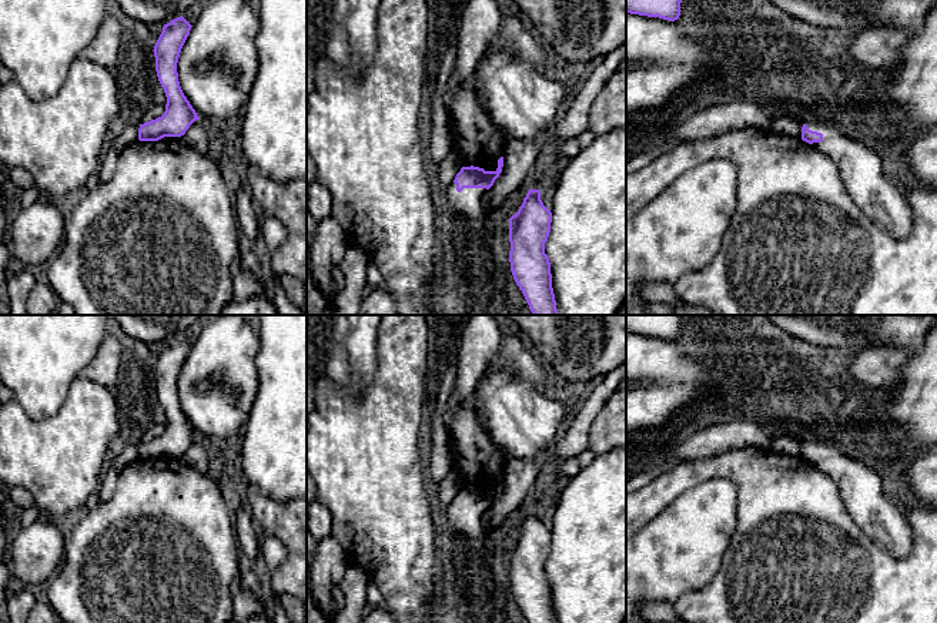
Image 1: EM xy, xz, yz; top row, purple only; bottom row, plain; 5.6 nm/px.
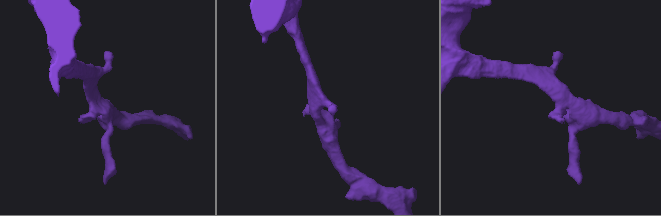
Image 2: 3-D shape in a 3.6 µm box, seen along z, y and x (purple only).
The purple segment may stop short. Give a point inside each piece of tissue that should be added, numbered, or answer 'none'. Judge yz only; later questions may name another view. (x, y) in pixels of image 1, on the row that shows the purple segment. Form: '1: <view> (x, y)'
1: yz (862, 173)

